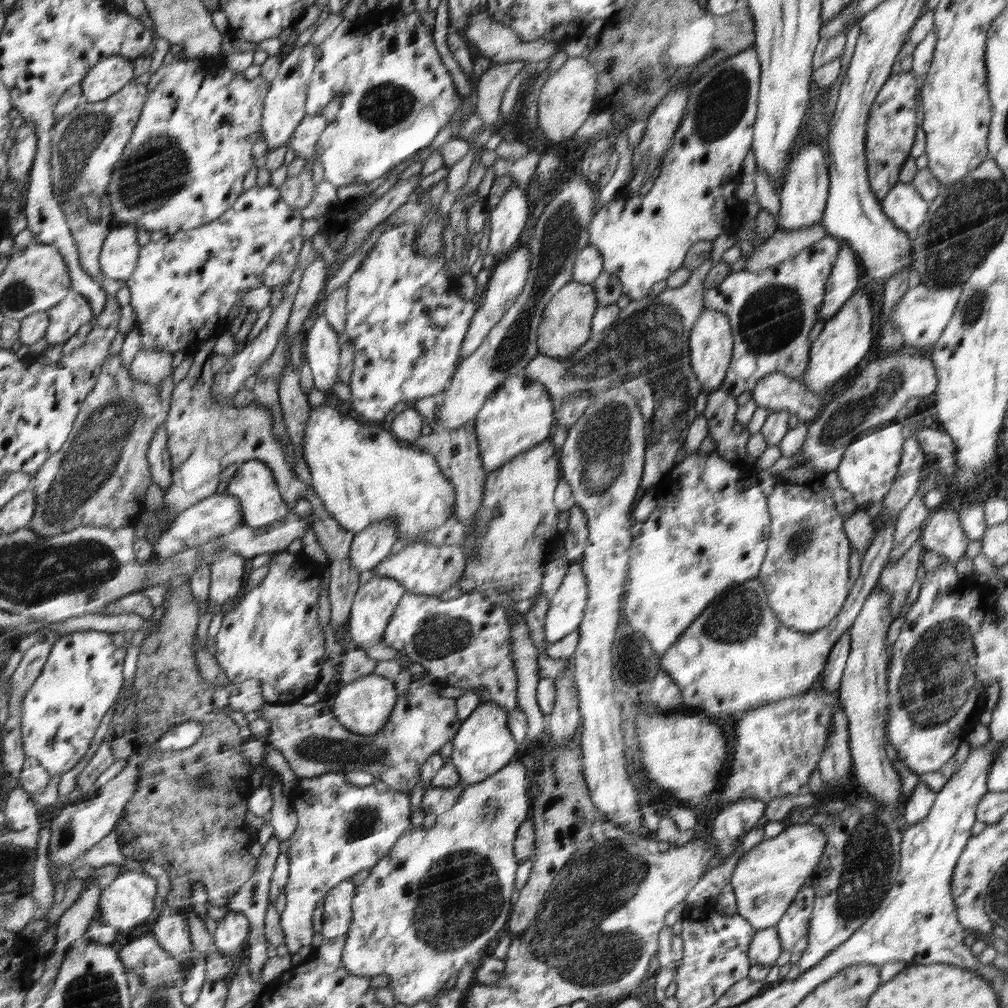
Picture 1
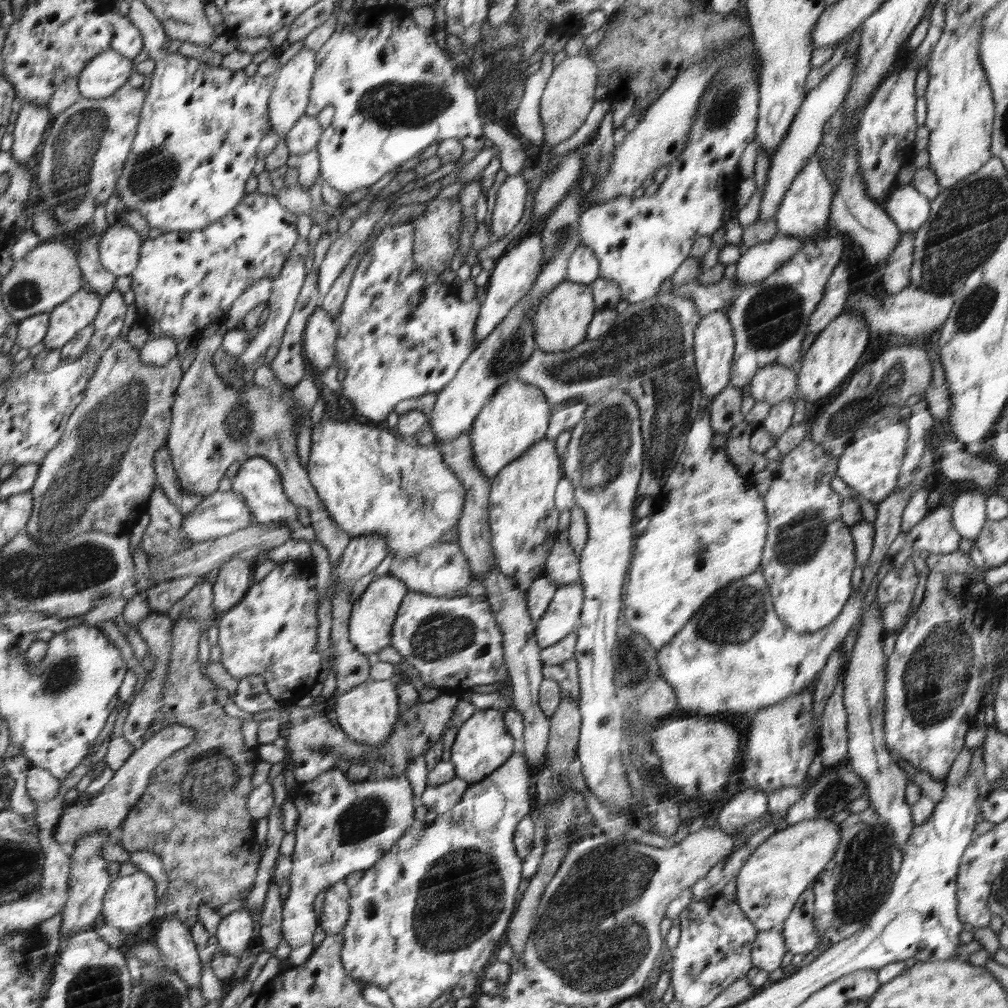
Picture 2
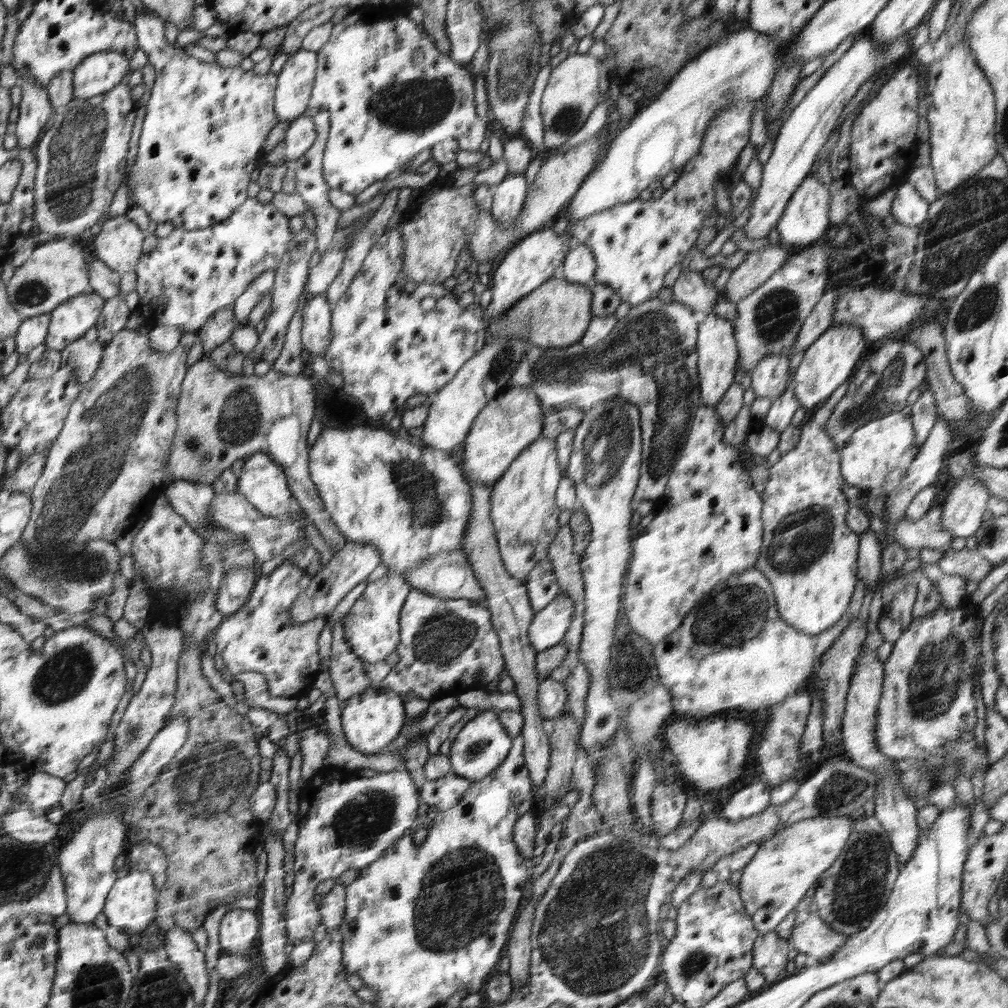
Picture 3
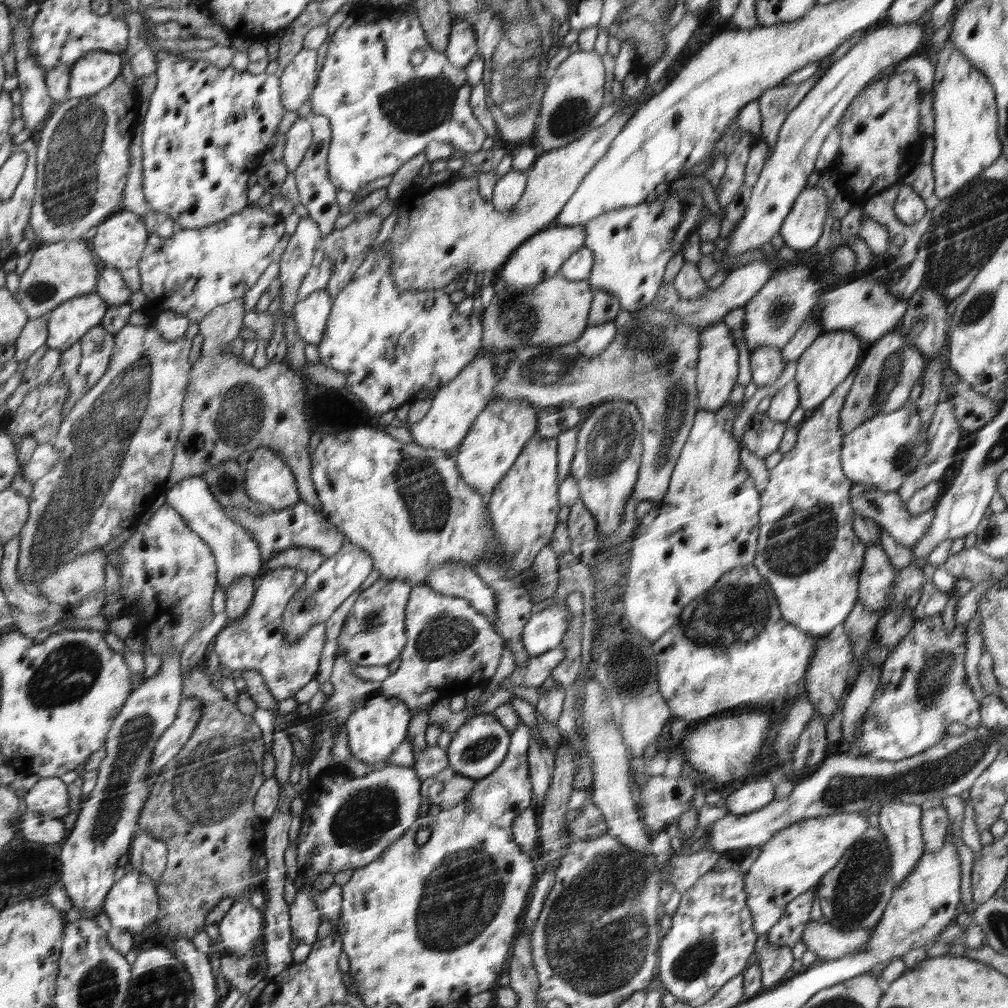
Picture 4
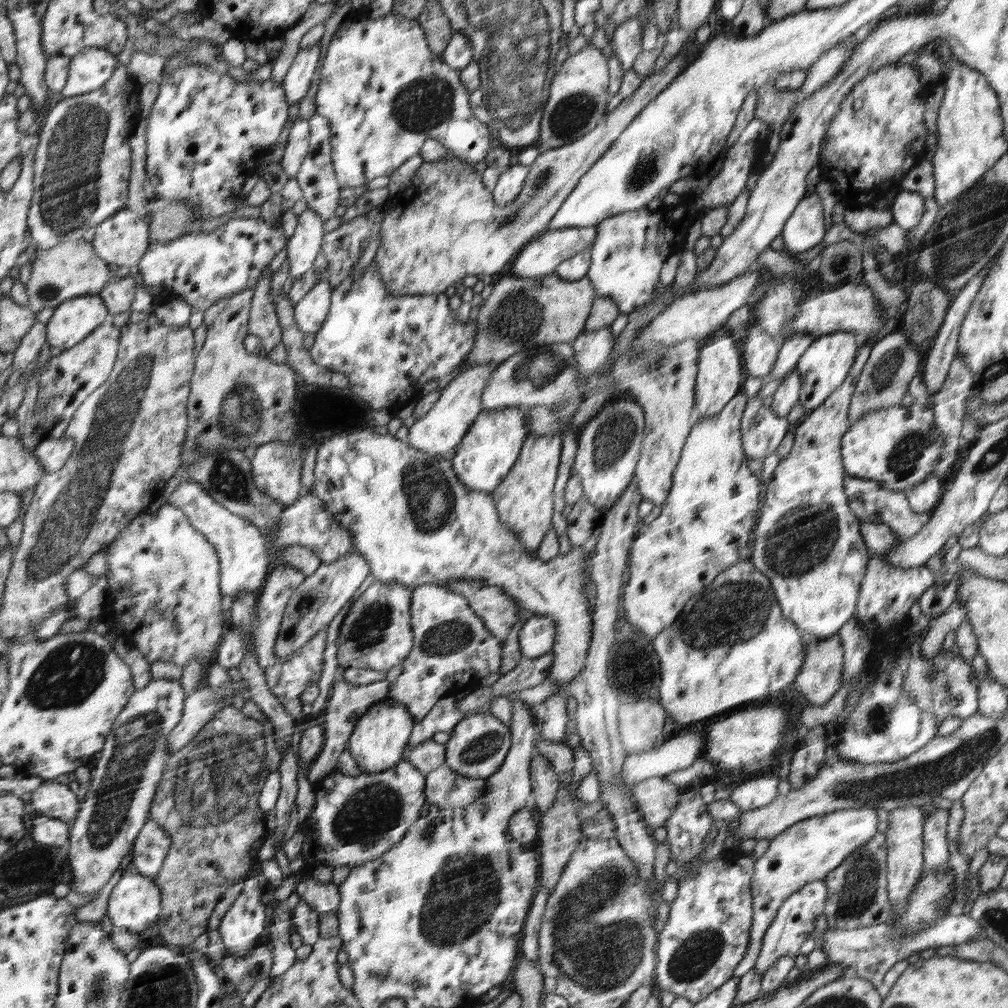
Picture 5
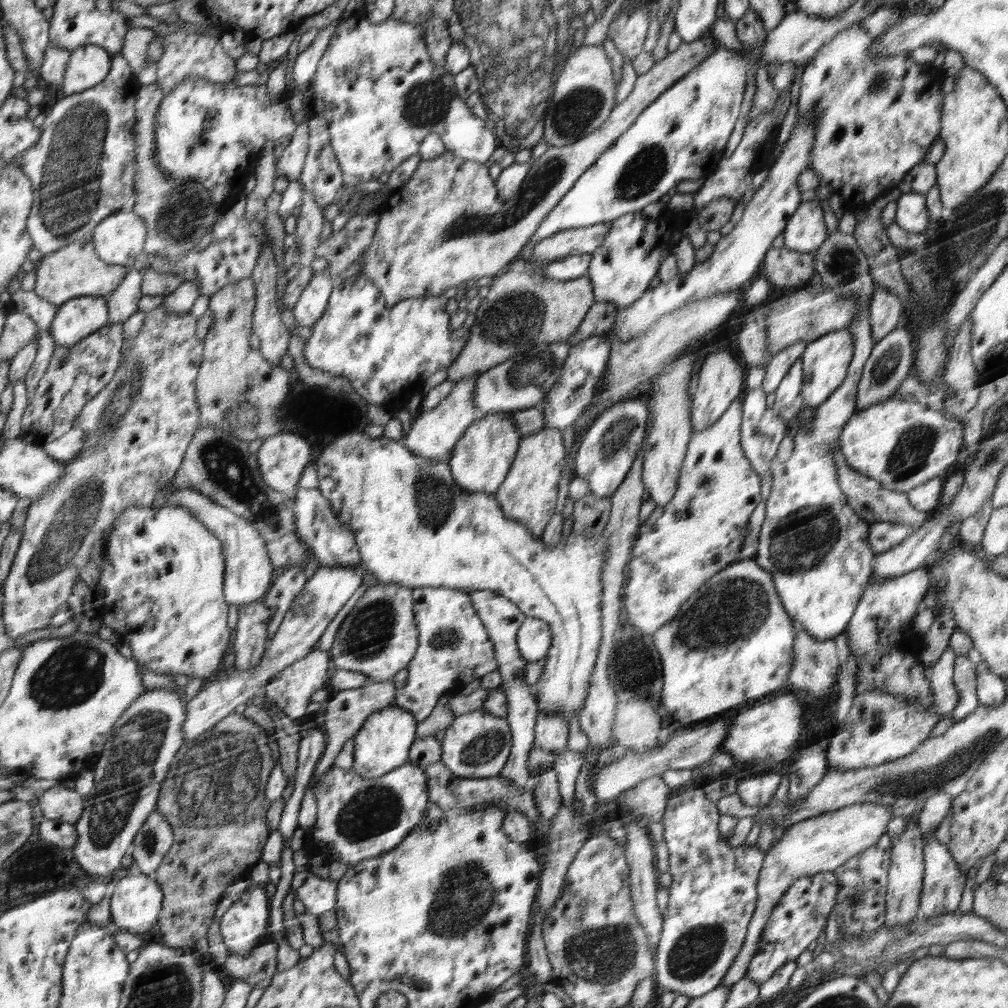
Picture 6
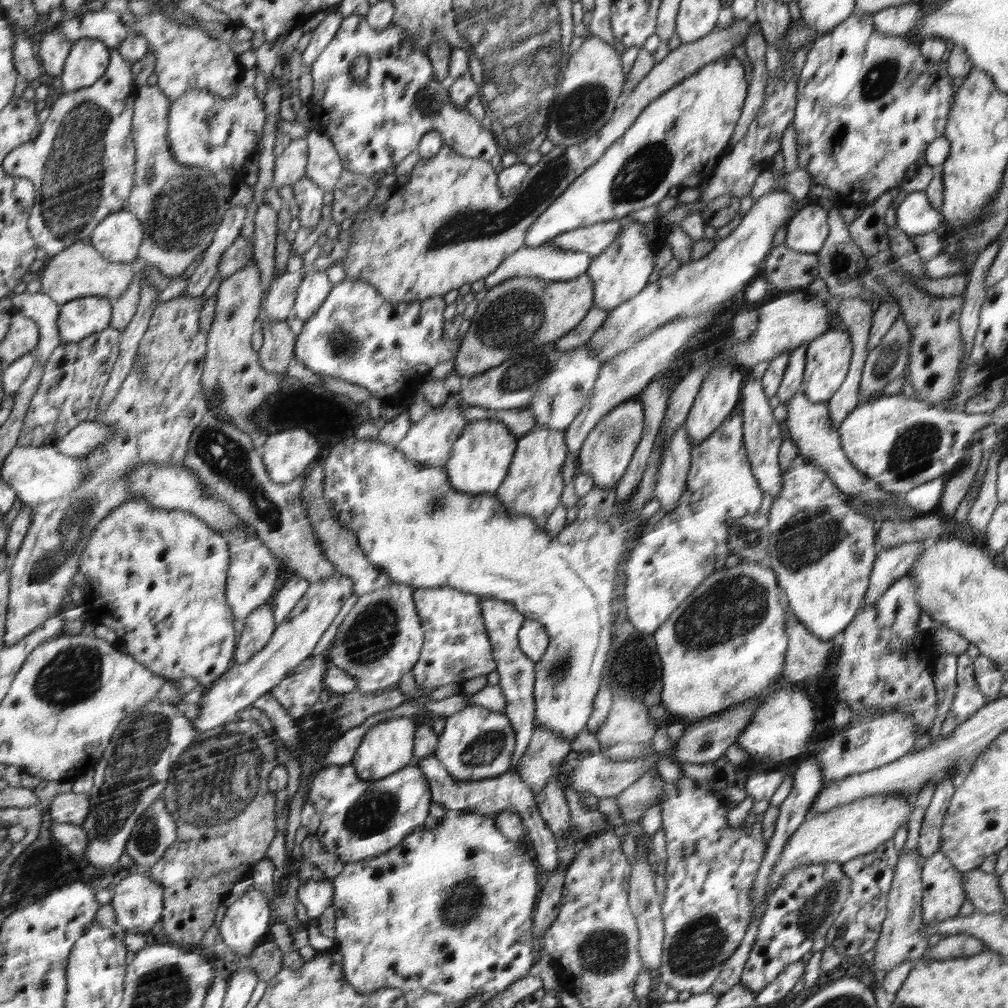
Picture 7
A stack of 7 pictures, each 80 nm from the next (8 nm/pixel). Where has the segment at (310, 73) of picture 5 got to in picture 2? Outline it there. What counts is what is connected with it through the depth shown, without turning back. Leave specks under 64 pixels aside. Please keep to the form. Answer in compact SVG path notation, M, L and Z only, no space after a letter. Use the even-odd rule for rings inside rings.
M302 47L276 72L277 82L269 102L270 130L277 132L283 139L290 129L306 115L309 101L309 90L312 86L312 77L316 70L315 51Z

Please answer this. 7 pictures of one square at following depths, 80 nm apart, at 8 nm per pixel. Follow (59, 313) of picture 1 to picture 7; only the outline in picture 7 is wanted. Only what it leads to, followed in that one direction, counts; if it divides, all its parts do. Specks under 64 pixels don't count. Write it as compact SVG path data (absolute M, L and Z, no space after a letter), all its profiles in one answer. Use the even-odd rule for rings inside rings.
M84 297L66 303L59 323L62 344L82 342L109 329L113 320L114 303L109 297Z

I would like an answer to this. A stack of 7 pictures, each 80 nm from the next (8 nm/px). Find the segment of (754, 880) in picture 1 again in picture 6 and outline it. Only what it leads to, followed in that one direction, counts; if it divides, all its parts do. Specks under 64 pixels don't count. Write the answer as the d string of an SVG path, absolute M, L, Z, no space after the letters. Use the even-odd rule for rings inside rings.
M863 802L830 813L822 813L818 817L808 818L789 826L766 853L764 868L761 869L757 882L756 912L753 913L752 920L749 922L745 944L742 945L741 952L721 982L722 986L736 985L749 972L750 961L760 949L761 935L769 922L770 914L780 904L781 898L785 896L794 881L807 874L833 872L852 856L864 852L870 845L876 845L886 834L885 828L890 820L890 811L893 809L893 806Z

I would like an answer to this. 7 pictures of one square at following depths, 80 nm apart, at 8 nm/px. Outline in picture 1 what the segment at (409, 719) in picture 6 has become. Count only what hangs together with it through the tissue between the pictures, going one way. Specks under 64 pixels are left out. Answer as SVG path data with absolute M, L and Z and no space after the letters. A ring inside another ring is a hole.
M368 674L356 678L348 686L342 686L339 692L329 697L332 705L332 712L337 721L346 727L346 730L362 736L374 736L380 734L386 723L393 716L392 708L396 708L396 690L392 680L382 678L378 674Z

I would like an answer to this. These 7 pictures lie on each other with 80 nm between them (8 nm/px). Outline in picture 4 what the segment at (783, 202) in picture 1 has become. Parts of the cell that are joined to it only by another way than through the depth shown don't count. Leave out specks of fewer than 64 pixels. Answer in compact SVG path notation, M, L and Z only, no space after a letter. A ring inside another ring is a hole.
M812 183L797 199L792 212L784 220L780 236L786 247L794 251L806 251L822 236L822 226L826 220L828 198L824 190Z

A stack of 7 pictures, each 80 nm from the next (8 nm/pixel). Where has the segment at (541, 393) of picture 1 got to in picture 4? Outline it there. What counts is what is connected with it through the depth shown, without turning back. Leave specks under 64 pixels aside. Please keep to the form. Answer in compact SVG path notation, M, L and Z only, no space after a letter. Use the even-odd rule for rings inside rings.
M502 399L489 401L487 408L477 417L476 424L454 452L457 469L468 486L489 495L504 480L506 474L526 443L536 434L536 412L528 401Z

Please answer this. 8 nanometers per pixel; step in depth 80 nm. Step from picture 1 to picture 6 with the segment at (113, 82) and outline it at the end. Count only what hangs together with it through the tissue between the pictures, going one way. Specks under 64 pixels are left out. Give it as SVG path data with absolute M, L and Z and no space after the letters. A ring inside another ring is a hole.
M90 44L75 50L61 95L72 96L102 84L112 72L113 57L103 45Z

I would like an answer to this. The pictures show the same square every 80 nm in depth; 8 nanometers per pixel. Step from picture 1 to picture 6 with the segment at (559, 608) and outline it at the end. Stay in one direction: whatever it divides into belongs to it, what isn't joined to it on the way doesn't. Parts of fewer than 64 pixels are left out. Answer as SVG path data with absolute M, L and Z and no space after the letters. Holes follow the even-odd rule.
M527 616L517 632L517 644L523 659L536 662L546 658L553 642L549 623Z

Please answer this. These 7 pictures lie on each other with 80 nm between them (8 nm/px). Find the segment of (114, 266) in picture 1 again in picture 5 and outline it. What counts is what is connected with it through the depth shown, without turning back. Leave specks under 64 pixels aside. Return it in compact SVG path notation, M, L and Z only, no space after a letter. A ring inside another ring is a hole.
M126 208L98 226L98 234L95 236L93 244L100 258L125 271L131 266L139 266L142 259L149 253L150 227L149 220L142 218L138 212Z

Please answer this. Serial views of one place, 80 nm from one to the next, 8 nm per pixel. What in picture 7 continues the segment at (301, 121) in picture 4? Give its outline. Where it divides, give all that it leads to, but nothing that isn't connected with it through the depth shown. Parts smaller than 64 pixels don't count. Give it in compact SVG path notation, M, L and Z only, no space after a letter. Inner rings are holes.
M294 135L292 142L282 152L277 153L272 186L292 186L305 176L307 150L307 139L296 138Z

